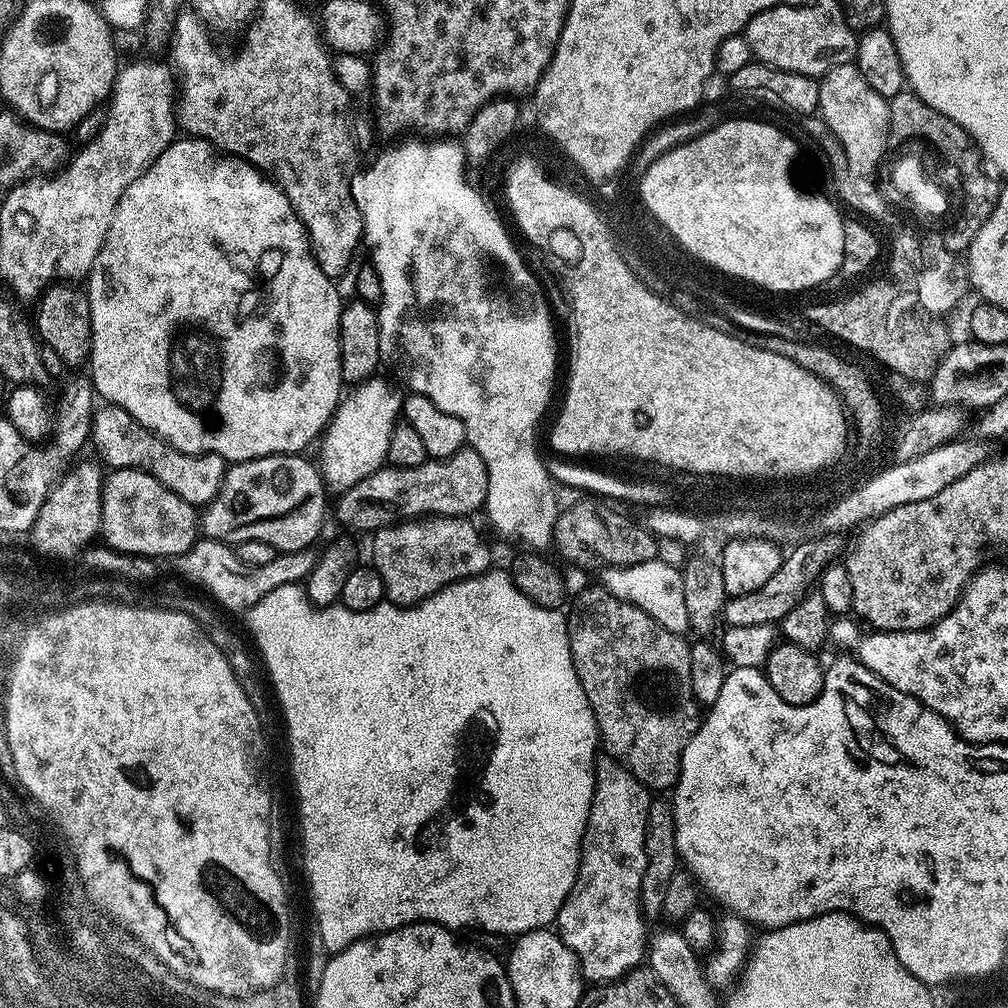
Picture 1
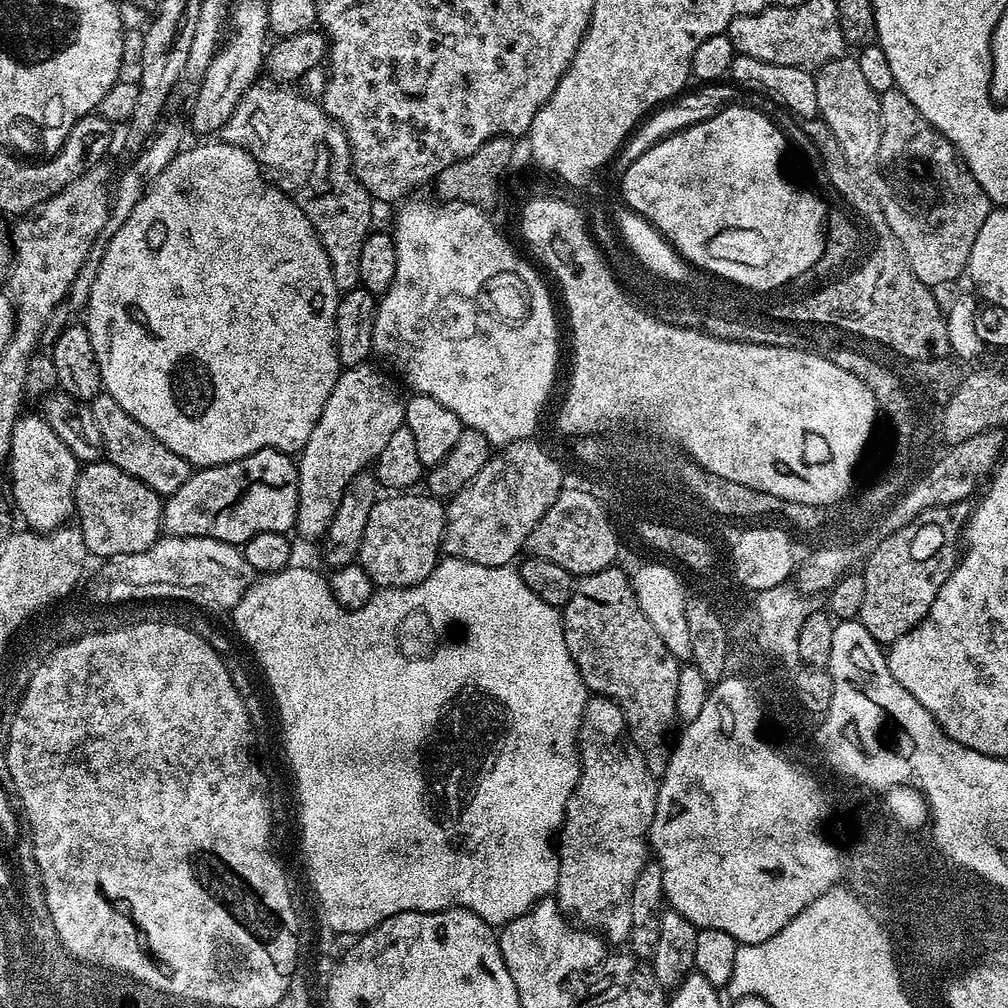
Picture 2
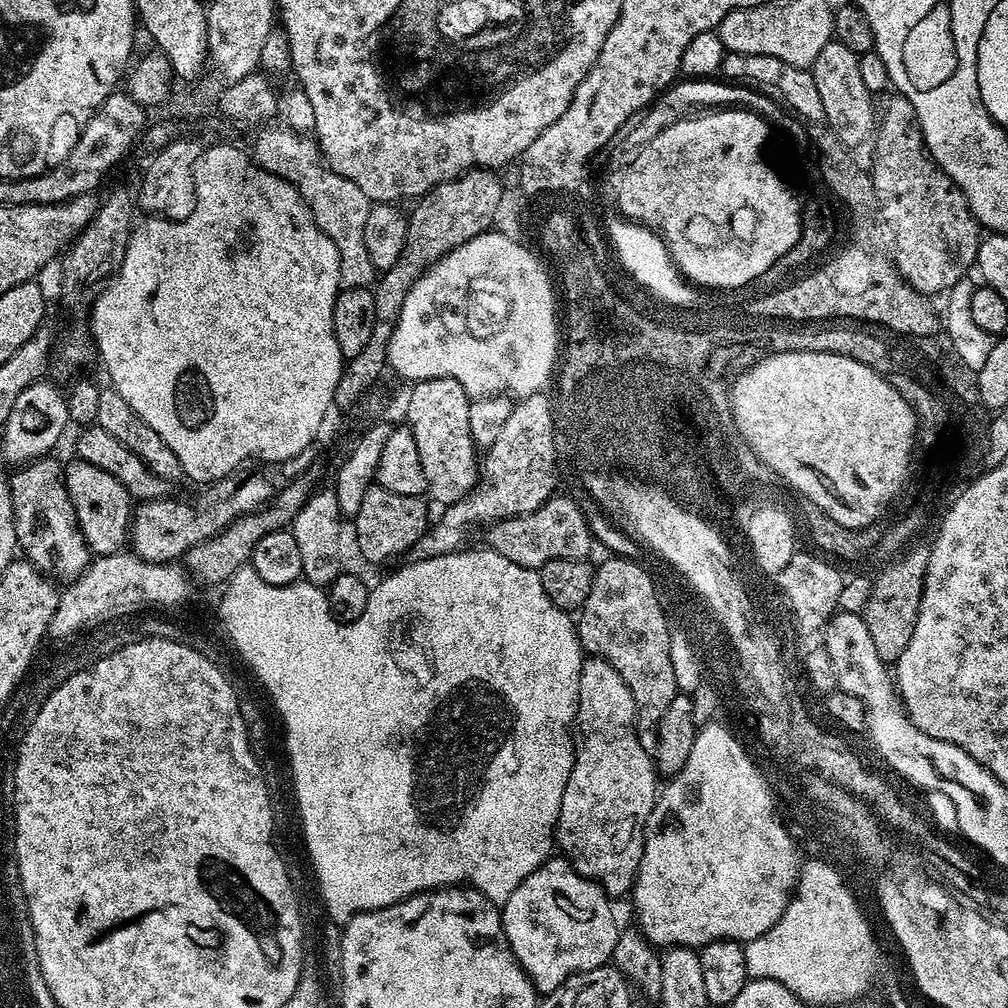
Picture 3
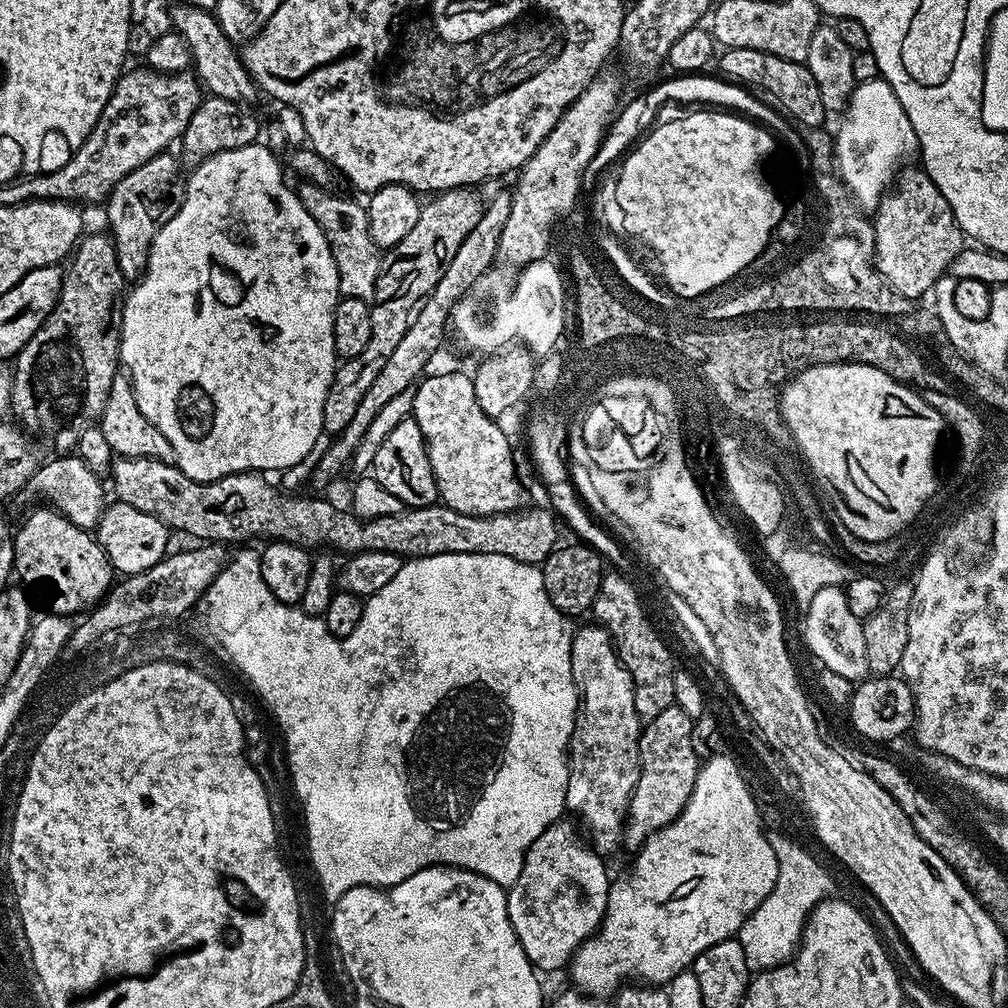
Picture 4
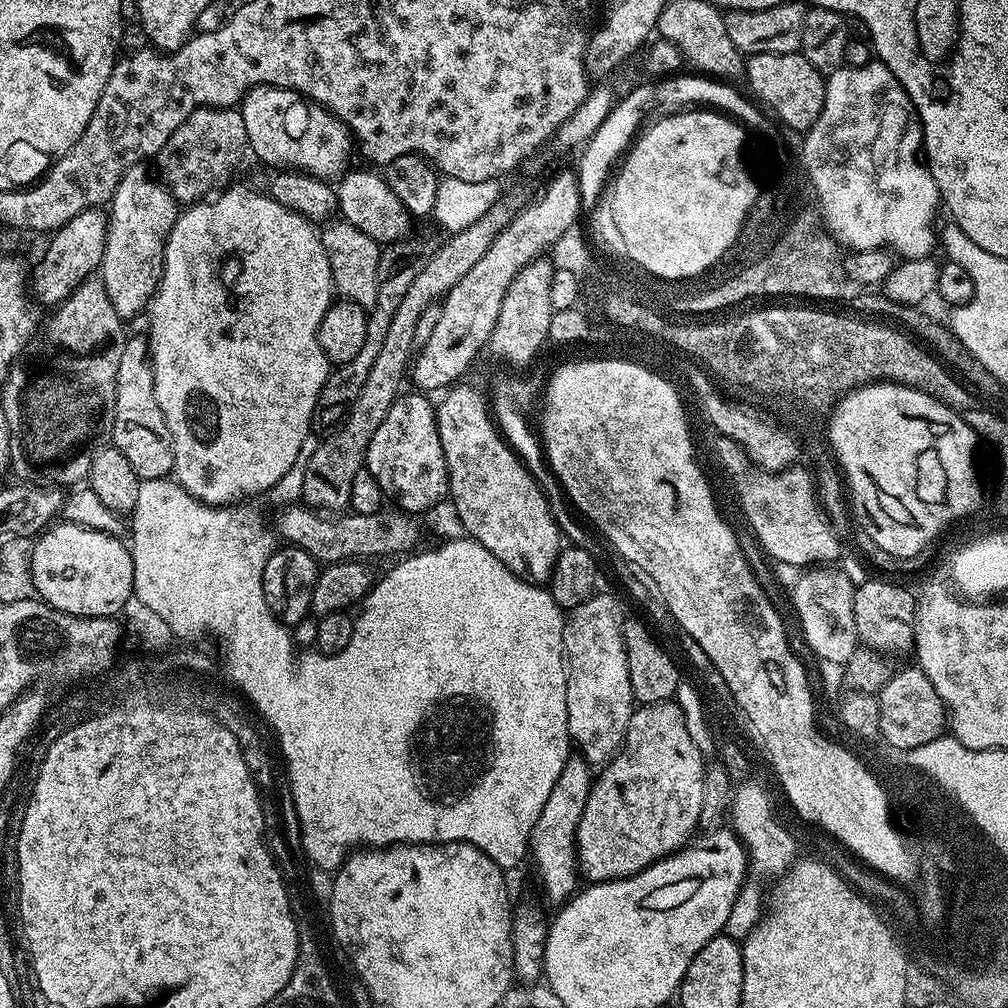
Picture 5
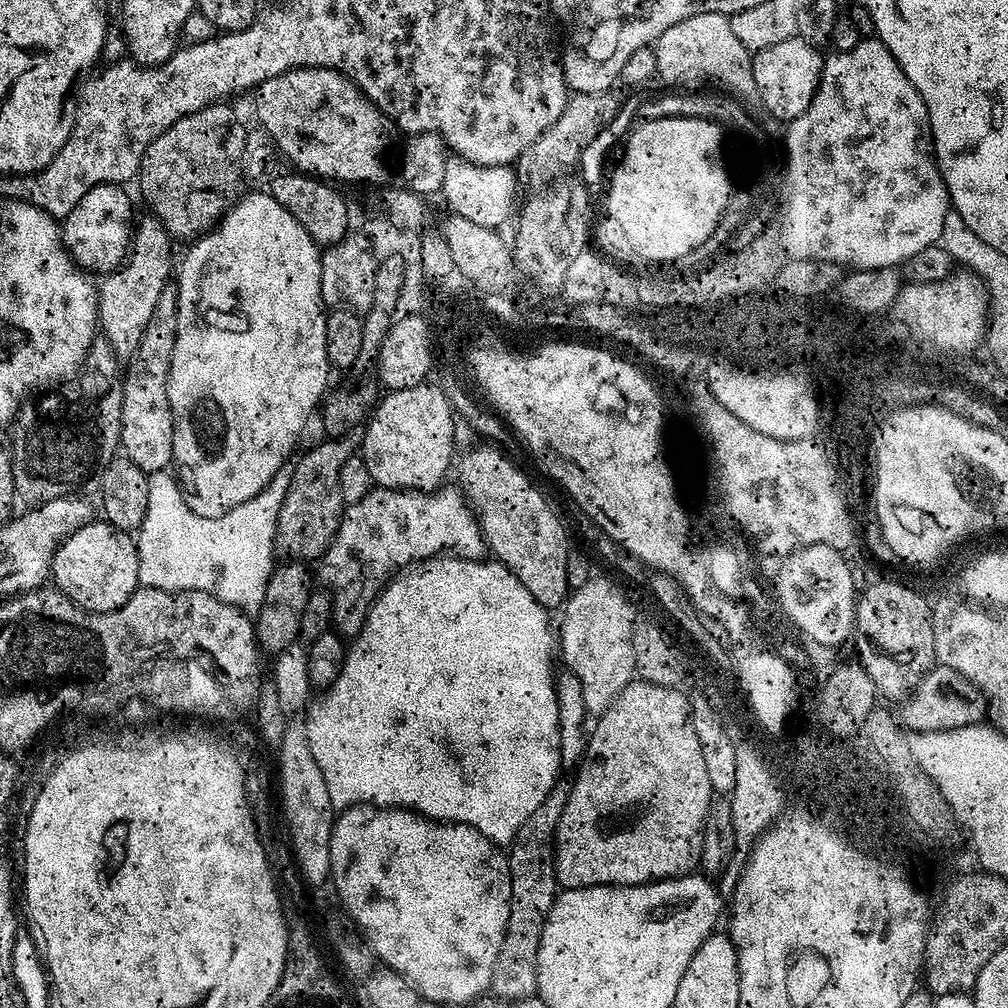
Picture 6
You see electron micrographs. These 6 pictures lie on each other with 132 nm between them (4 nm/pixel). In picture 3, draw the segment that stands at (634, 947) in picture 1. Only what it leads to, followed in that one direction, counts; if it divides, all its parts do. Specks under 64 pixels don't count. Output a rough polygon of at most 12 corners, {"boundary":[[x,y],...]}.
{"boundary":[[580,671],[555,847],[627,897],[658,795],[622,674]]}

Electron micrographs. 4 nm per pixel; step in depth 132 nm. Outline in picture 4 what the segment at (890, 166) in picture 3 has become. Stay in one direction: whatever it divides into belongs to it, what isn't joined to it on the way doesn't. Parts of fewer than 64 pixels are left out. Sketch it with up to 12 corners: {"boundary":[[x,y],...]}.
{"boundary":[[923,167],[874,213],[874,263],[916,302],[966,237]]}

